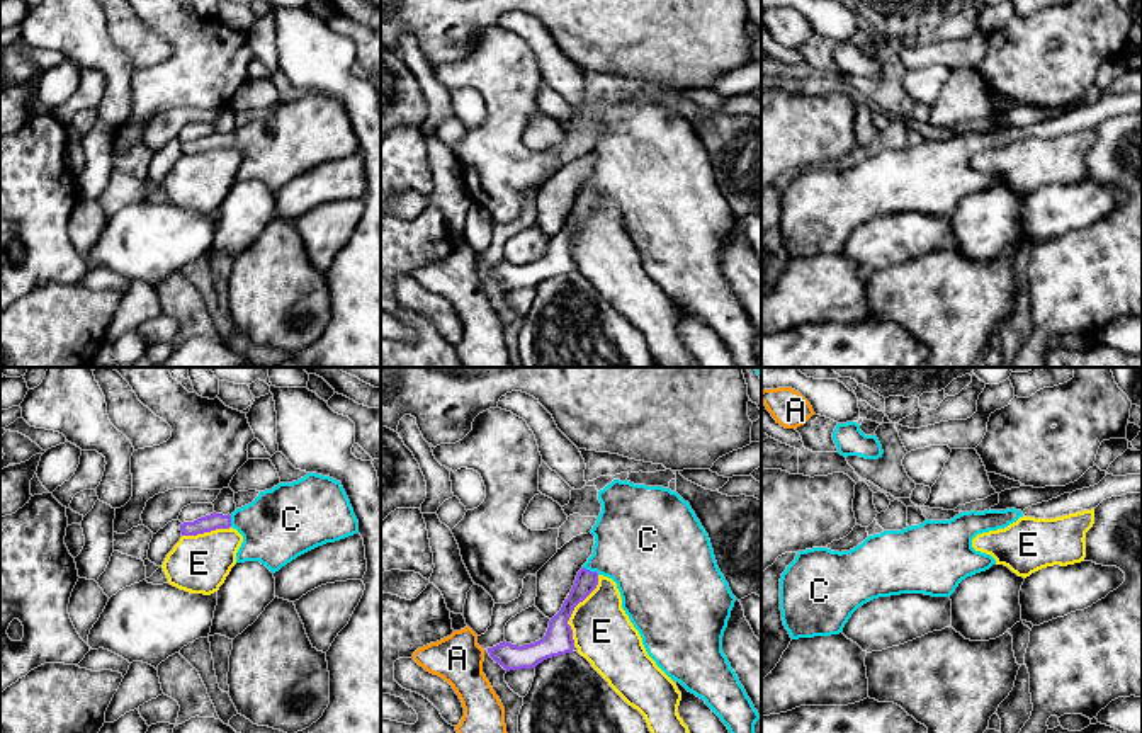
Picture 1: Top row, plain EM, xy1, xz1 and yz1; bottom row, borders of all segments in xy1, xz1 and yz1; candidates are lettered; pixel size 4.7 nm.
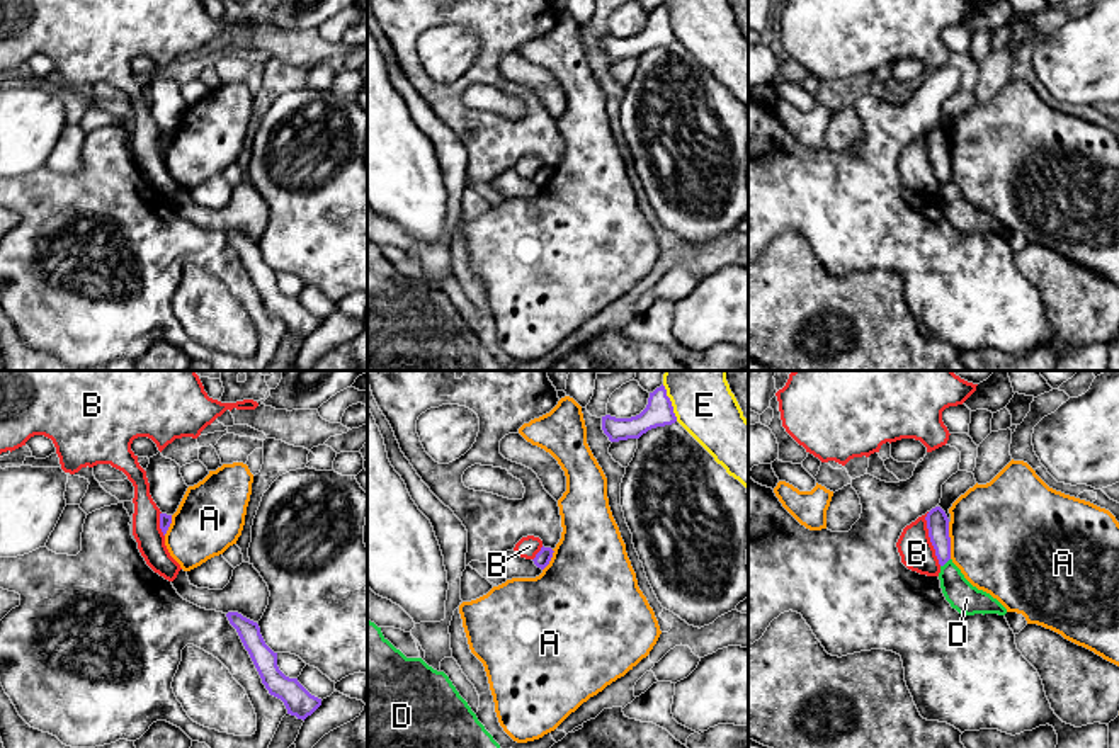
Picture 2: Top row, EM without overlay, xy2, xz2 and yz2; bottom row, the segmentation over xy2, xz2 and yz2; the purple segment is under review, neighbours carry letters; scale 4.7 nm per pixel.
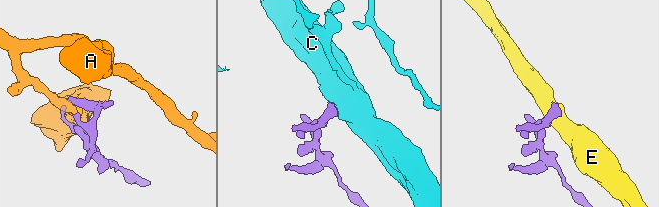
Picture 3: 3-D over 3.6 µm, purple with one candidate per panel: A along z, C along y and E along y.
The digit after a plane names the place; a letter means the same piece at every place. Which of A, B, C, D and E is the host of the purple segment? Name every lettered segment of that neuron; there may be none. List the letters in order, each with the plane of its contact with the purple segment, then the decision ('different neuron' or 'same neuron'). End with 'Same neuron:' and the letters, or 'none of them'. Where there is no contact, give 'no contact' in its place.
A: contact in yz2; different neuron
B: contact in yz2; different neuron
C: contact in xz1; same neuron
D: contact in yz2; different neuron
E: contact in xz1; different neuron
Same neuron: C

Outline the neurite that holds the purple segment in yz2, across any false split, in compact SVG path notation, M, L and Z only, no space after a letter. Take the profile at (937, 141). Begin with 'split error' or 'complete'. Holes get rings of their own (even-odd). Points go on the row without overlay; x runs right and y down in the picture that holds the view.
complete; M935 126L927 133L925 139L939 184L944 185L951 178L949 138L940 126Z

